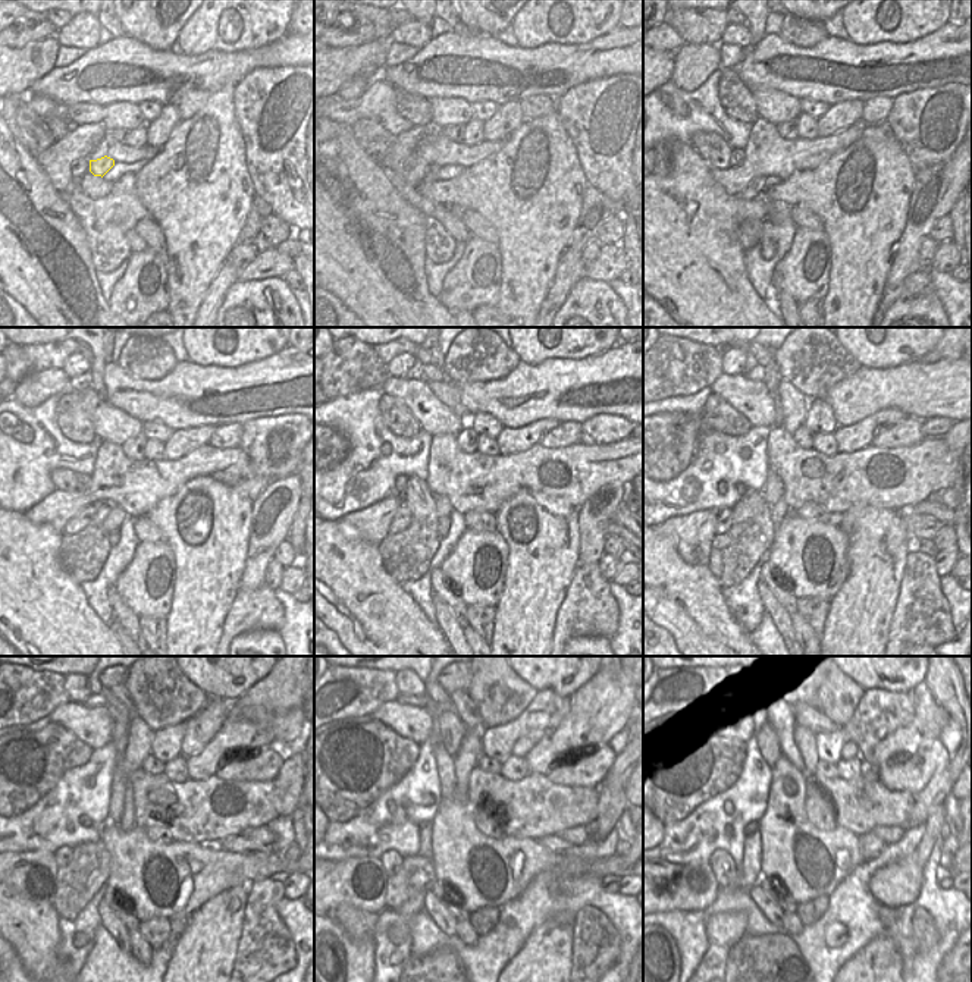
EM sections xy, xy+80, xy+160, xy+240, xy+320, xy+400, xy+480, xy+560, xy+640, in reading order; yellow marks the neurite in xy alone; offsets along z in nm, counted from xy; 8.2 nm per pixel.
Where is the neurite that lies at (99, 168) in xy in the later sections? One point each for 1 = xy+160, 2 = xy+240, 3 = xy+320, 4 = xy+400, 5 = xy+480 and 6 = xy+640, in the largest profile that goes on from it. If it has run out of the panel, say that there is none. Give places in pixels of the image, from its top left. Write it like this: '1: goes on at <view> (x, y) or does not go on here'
1: goes on at xy+160 (755, 188)
2: goes on at xy+240 (84, 518)
3: goes on at xy+320 (401, 520)
4: goes on at xy+400 (723, 523)
5: goes on at xy+480 (62, 856)
6: goes on at xy+640 (726, 872)

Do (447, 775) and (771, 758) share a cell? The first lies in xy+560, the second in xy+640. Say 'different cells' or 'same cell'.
same cell

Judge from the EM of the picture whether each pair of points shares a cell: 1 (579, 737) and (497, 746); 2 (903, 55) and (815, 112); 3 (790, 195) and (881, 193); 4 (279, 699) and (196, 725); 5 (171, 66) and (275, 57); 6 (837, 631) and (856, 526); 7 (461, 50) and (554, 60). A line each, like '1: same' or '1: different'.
1: different
2: different
3: same
4: different
5: same
6: same
7: same

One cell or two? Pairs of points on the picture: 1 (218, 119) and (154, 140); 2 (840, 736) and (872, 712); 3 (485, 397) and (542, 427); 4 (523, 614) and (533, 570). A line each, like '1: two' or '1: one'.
1: two
2: one
3: two
4: one

